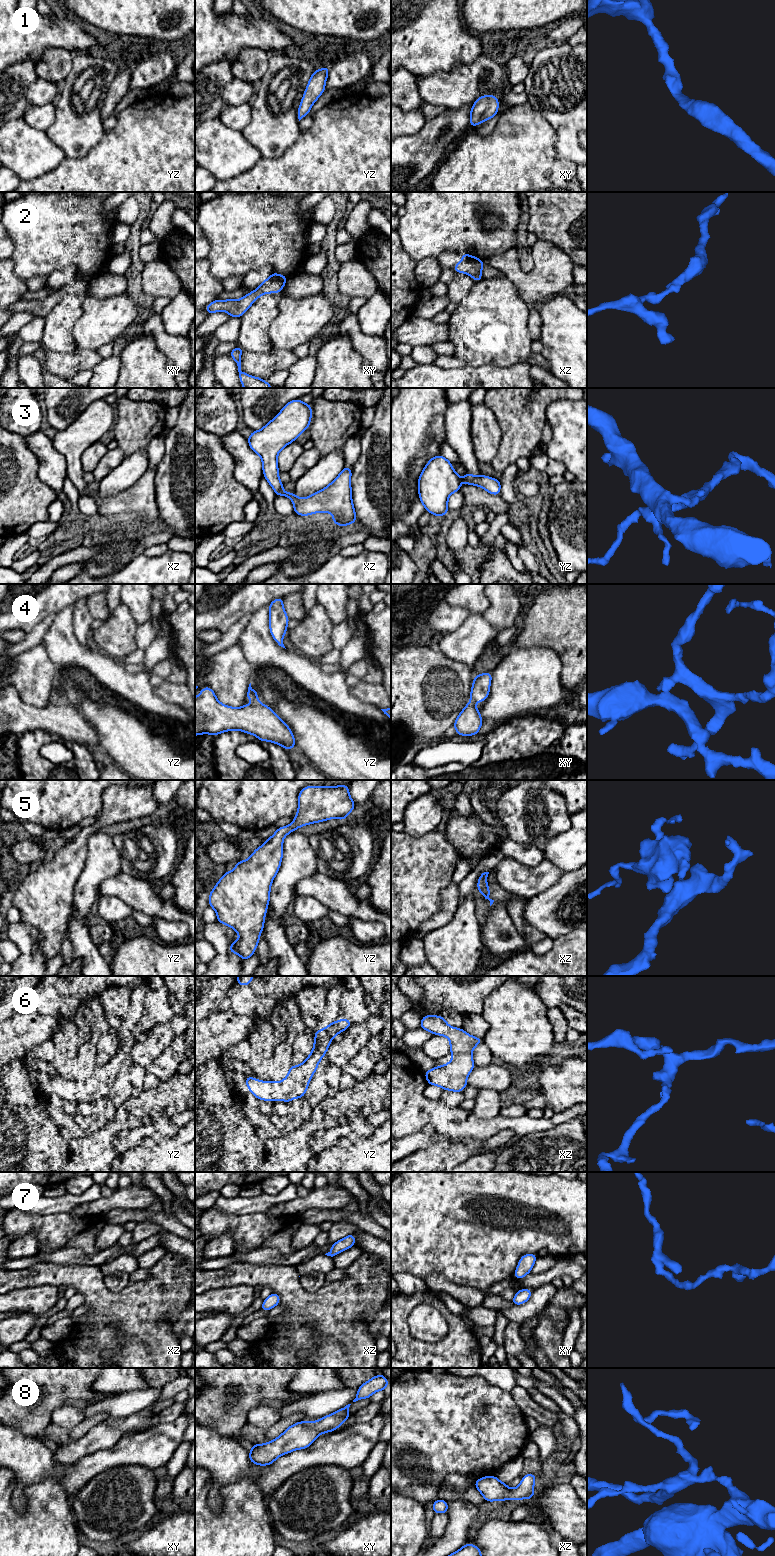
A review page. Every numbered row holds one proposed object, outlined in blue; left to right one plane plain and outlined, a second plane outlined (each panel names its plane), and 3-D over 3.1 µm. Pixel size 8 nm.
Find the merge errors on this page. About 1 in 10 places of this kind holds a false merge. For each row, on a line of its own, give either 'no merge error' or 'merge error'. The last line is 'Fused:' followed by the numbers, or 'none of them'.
1: no merge error
2: merge error
3: no merge error
4: no merge error
5: no merge error
6: no merge error
7: no merge error
8: no merge error
Fused: 2

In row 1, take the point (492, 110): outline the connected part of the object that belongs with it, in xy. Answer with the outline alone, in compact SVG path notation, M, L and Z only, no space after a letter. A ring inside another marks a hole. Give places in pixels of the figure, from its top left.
M483 95L479 97L472 105L470 112L470 125L475 128L476 125L483 123L498 113L499 101L497 96Z

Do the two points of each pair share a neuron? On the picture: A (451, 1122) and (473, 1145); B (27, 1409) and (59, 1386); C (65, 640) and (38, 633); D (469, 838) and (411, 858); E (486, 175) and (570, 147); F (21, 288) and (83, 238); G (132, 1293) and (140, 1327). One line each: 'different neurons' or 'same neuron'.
A: different neurons
B: same neuron
C: different neurons
D: different neurons
E: different neurons
F: different neurons
G: same neuron

